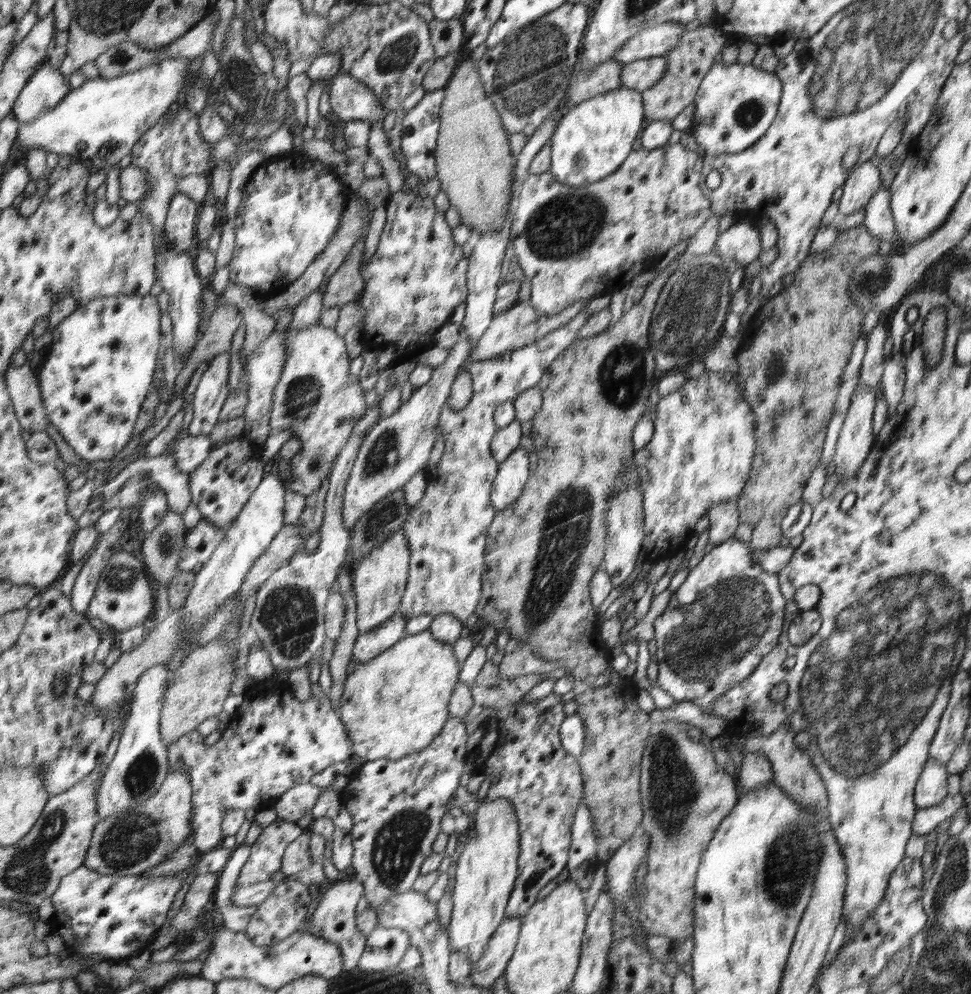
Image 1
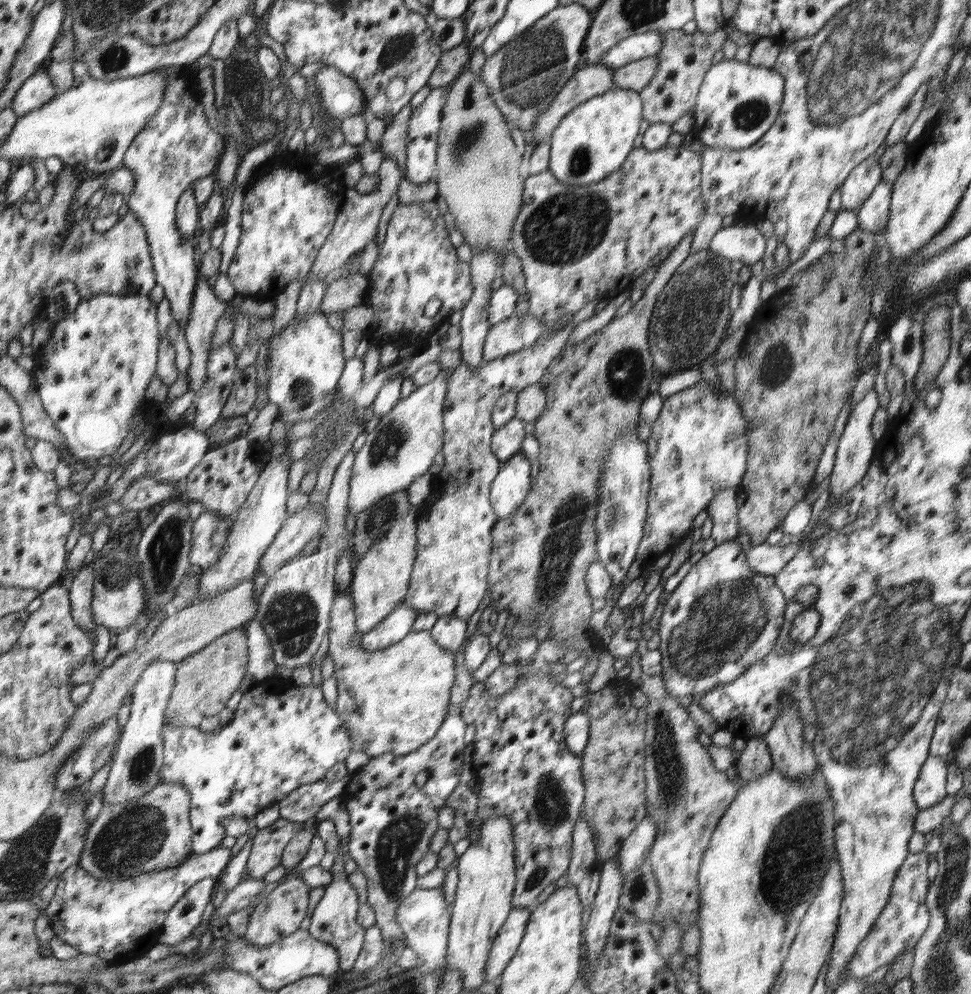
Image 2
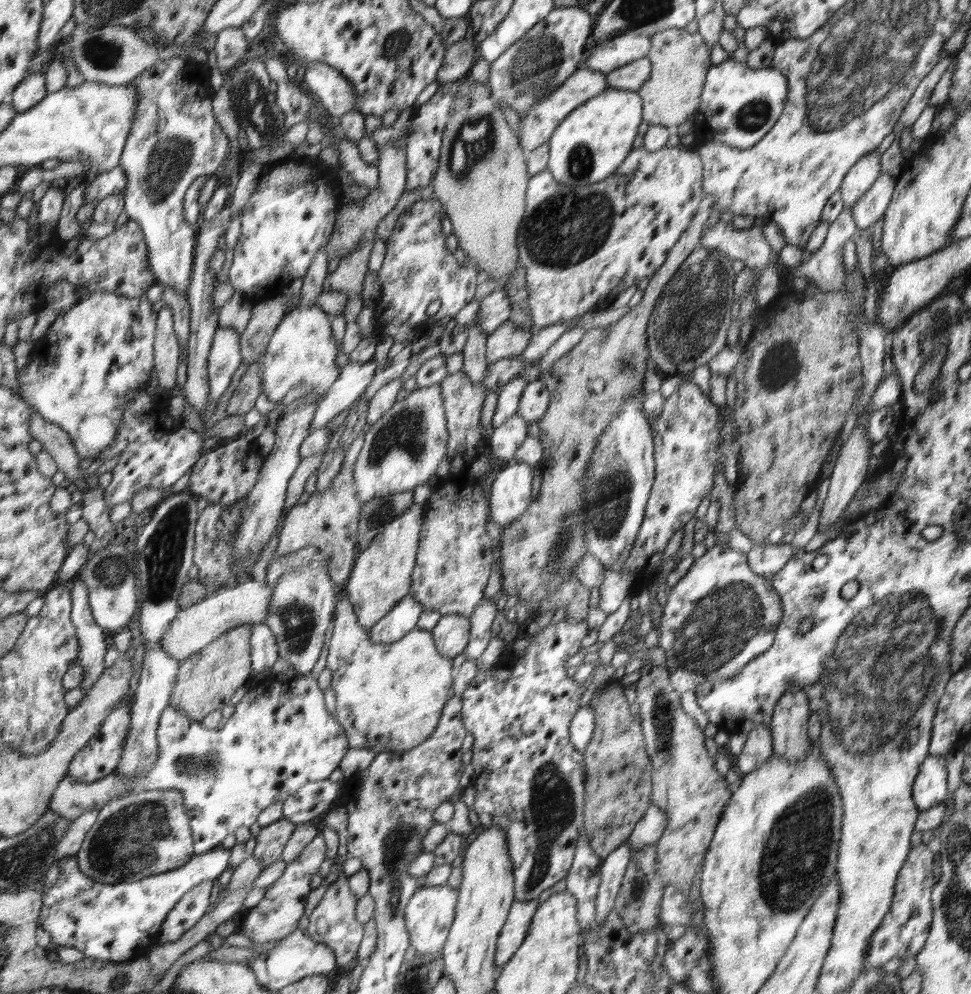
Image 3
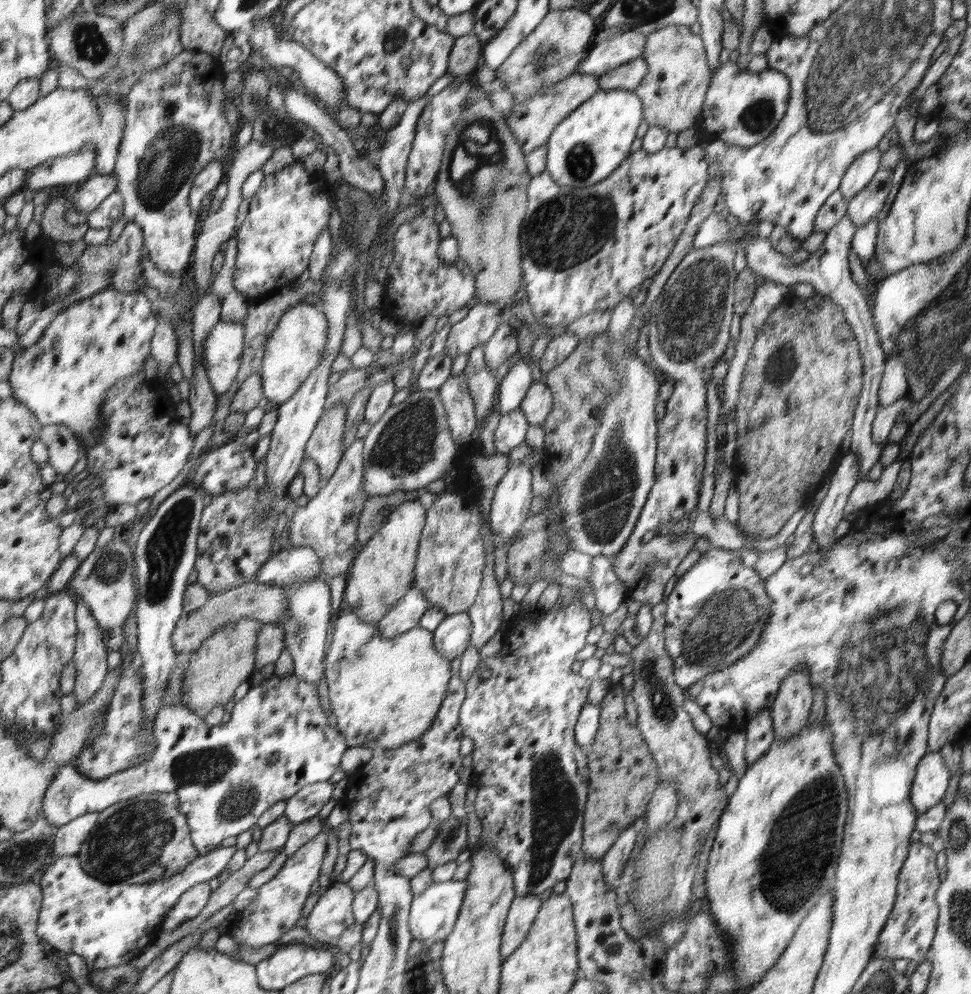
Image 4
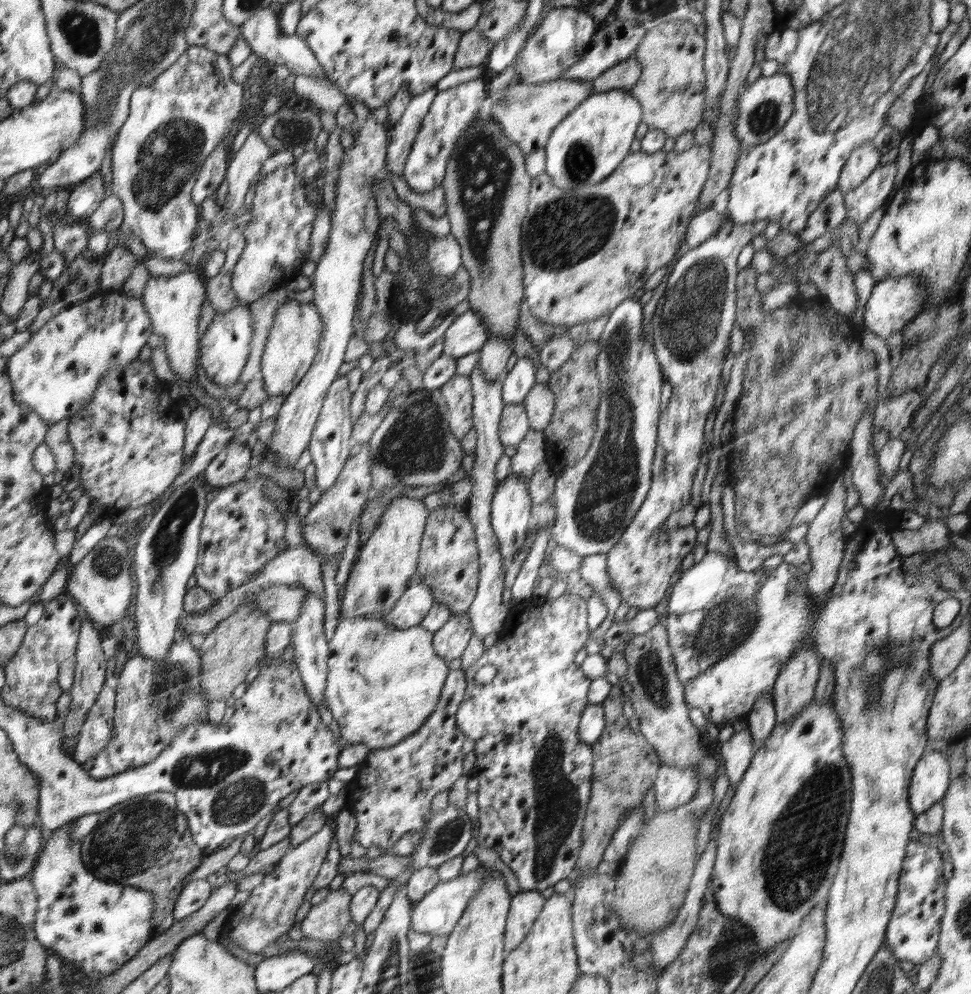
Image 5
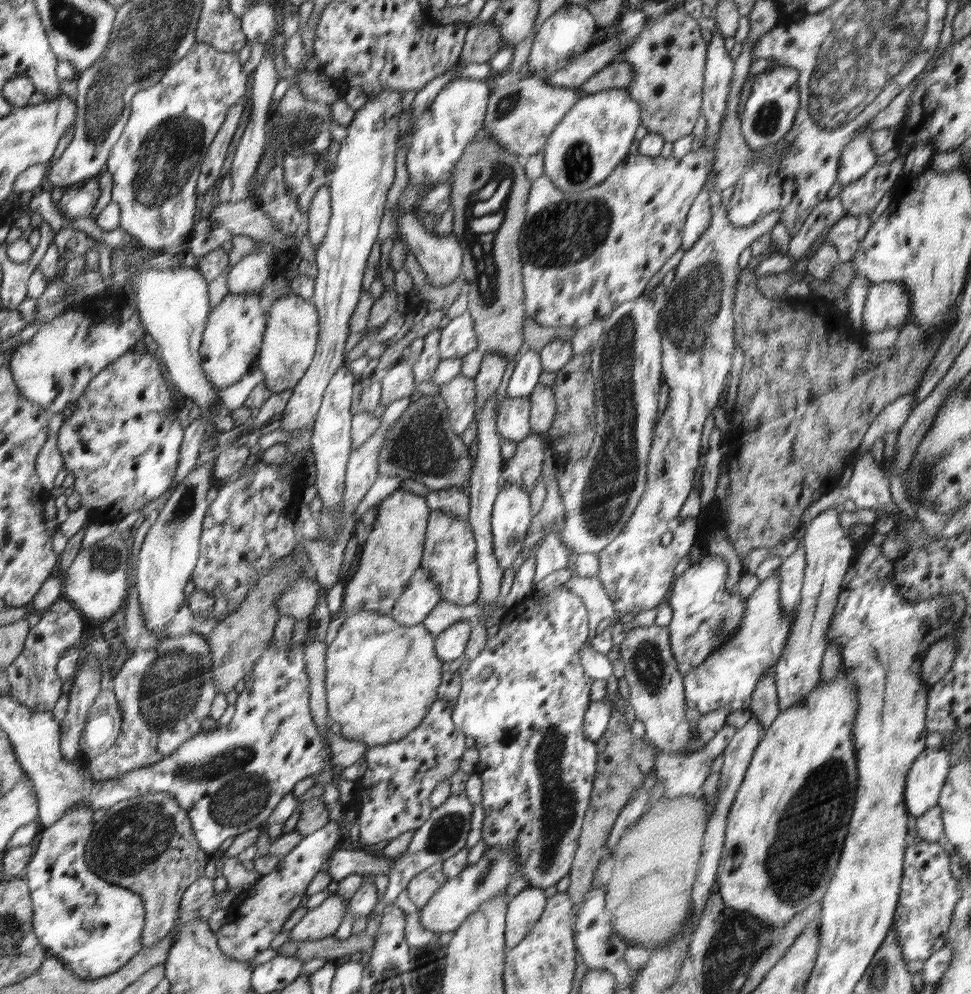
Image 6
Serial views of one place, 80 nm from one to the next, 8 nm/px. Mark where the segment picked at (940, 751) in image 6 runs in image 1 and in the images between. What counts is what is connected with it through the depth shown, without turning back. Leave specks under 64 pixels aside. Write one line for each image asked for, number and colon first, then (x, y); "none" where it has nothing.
1: (930, 790)
2: (929, 789)
3: (930, 788)
4: (930, 783)
5: (929, 782)

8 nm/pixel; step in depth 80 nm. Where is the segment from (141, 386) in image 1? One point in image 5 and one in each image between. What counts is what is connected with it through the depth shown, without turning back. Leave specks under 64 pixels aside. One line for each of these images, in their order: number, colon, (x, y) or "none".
2: (91, 376)
3: (80, 376)
4: (90, 346)
5: (58, 371)

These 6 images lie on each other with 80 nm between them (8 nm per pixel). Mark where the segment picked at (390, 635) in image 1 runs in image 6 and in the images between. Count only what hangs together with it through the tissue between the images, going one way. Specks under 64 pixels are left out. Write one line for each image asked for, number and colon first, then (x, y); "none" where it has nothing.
2: (398, 625)
3: (403, 618)
4: (406, 614)
5: (416, 602)
6: (422, 595)

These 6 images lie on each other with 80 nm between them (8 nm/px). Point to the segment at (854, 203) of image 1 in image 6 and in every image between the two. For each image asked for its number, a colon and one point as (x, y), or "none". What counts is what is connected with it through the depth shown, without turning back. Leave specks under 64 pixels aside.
2: (859, 184)
3: (858, 180)
4: (859, 173)
5: (860, 164)
6: (858, 157)

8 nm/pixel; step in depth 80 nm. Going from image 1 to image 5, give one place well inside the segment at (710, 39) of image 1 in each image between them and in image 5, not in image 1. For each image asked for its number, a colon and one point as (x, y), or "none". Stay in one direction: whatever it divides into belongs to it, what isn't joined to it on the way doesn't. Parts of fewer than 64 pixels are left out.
2: (684, 59)
3: (680, 61)
4: (673, 92)
5: (671, 89)

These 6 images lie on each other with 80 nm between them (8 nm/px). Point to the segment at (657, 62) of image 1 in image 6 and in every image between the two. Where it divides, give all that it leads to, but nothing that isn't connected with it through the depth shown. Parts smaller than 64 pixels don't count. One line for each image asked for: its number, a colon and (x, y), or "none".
2: (636, 76)
3: (631, 77)
4: (628, 76)
5: (624, 75)
6: (618, 75)

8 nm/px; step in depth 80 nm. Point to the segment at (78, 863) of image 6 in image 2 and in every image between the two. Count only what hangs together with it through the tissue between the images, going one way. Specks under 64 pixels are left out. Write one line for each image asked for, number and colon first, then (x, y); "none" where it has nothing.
2: (109, 919)
3: (106, 923)
4: (102, 923)
5: (97, 925)

